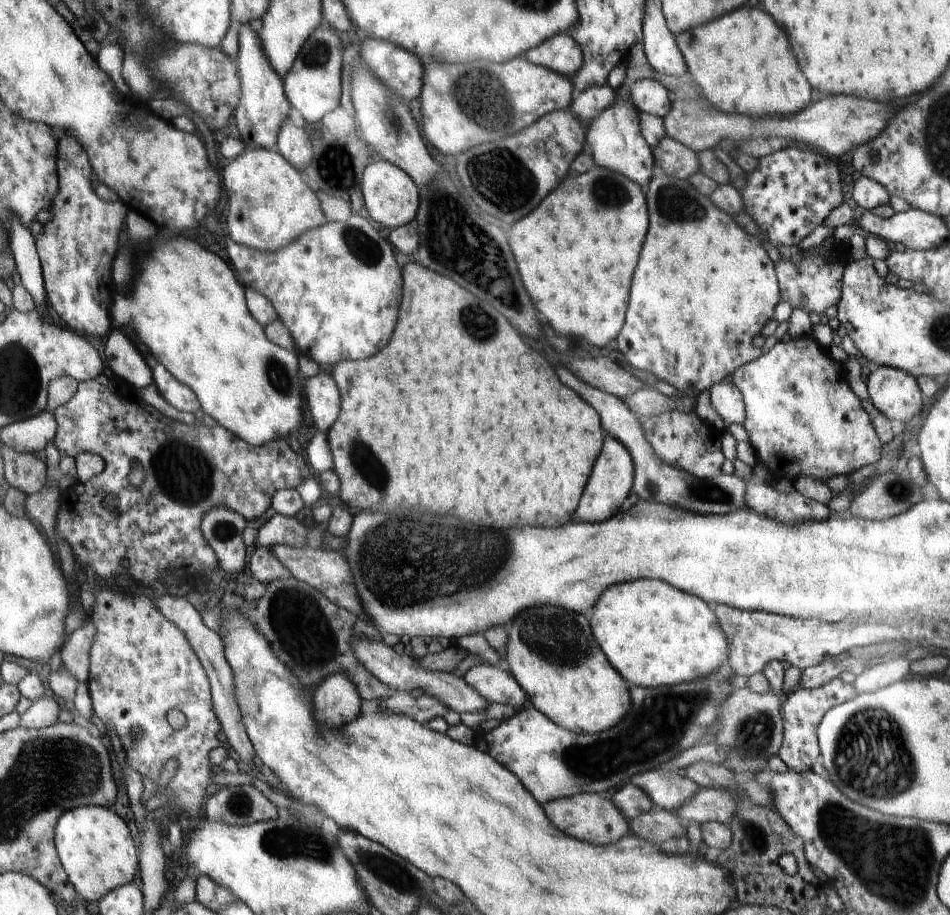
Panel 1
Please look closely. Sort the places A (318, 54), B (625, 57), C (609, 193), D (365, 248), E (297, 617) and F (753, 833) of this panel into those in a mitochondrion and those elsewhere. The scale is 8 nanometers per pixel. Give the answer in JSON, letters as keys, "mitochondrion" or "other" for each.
{"A":"mitochondrion","B":"other","C":"mitochondrion","D":"mitochondrion","E":"mitochondrion","F":"mitochondrion"}

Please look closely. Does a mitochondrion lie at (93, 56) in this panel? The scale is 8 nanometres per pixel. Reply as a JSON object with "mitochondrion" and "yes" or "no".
{"mitochondrion":"no"}

